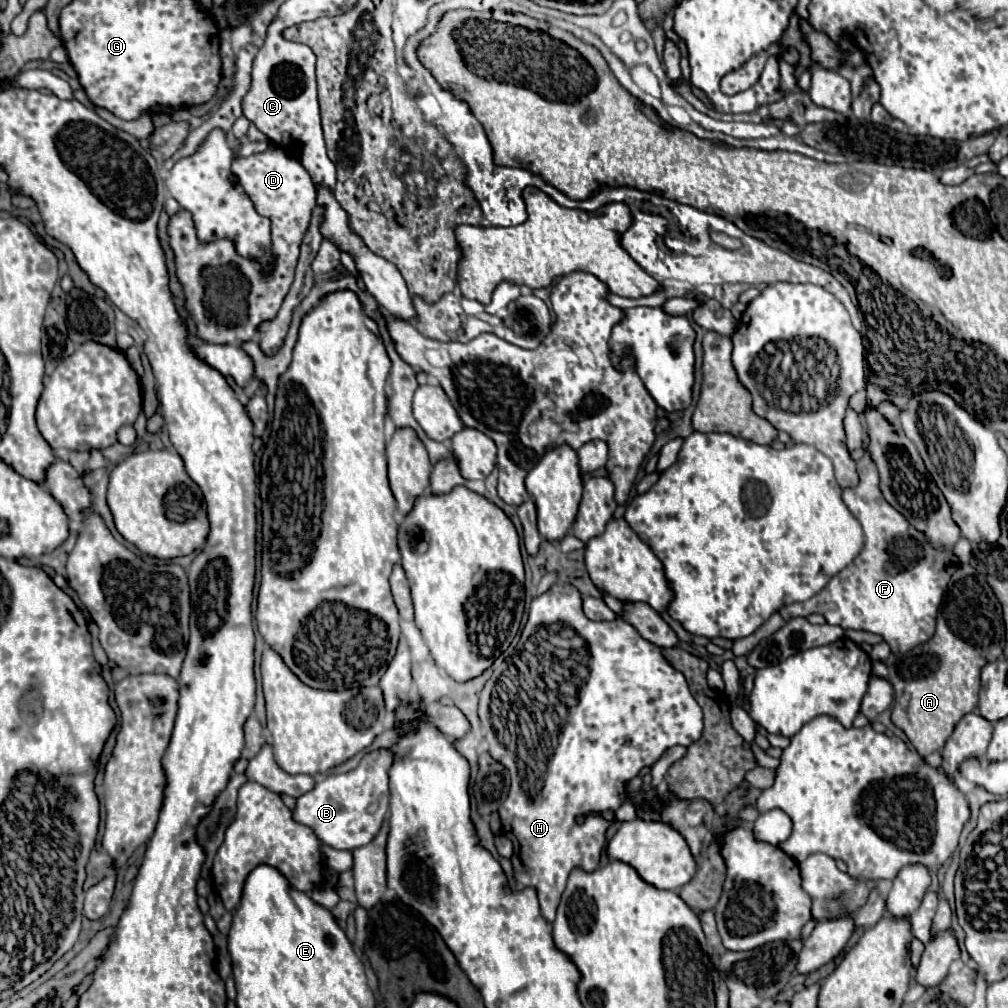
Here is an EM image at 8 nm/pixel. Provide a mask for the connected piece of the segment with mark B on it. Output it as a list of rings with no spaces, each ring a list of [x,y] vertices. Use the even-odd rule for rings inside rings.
[[[376,749],[366,753],[358,767],[342,773],[342,775],[328,775],[320,779],[314,789],[300,795],[296,799],[296,807],[292,811],[294,821],[310,827],[316,837],[334,849],[358,849],[368,845],[388,813],[390,803],[390,767],[396,763],[396,753],[390,749]]]

